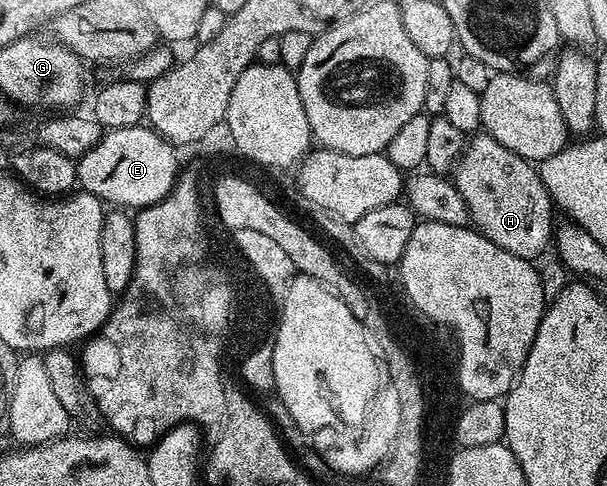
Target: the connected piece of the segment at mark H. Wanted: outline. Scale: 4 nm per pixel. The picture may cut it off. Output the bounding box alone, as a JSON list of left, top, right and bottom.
[453,132,553,260]

